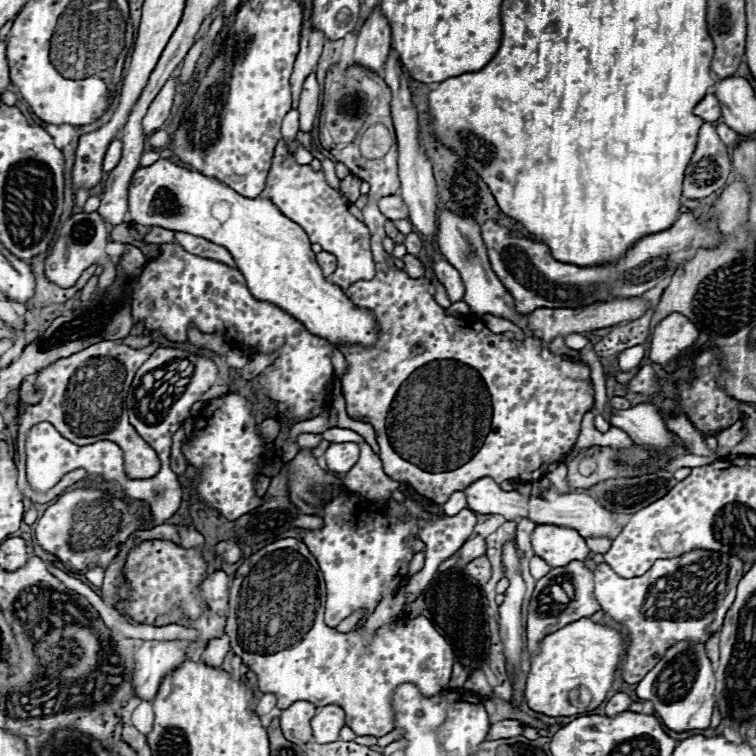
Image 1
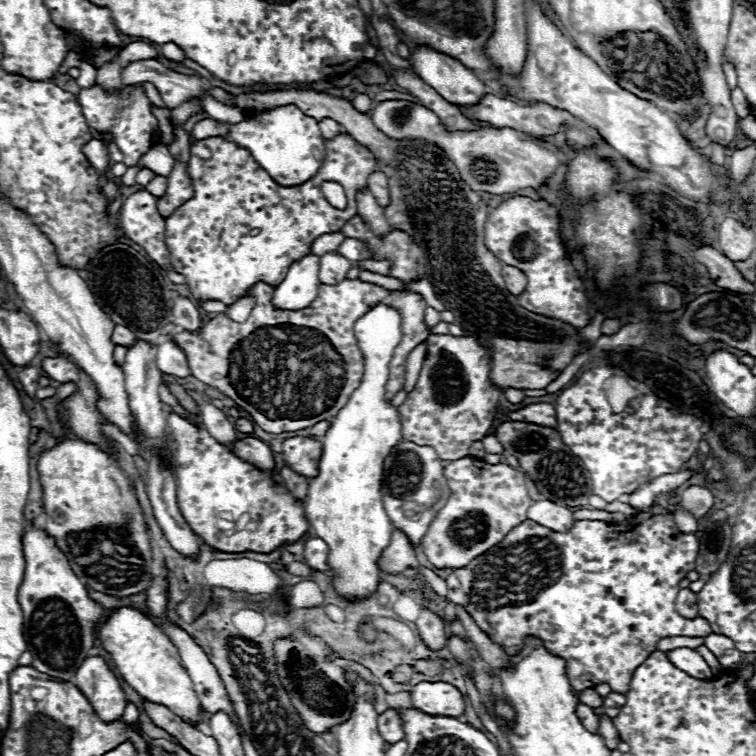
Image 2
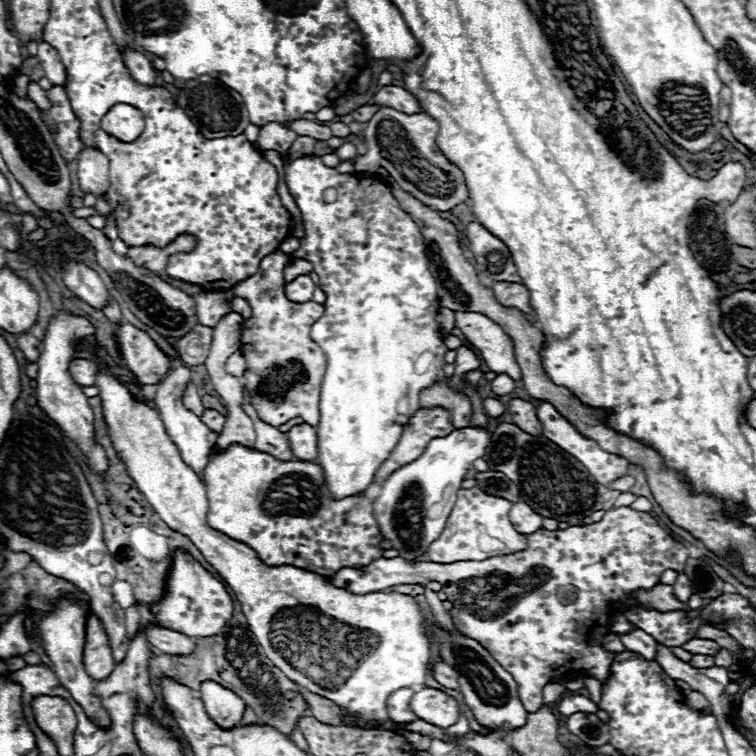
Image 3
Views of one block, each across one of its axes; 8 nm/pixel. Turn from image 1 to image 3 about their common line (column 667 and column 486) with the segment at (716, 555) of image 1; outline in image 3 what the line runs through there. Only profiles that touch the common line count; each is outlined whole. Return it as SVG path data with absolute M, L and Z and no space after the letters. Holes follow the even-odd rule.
M620 506L616 510L610 510L596 524L568 526L554 532L548 532L544 528L536 530L534 534L528 534L528 548L516 554L454 564L408 562L400 556L378 558L370 566L362 566L358 570L340 570L334 578L330 578L330 582L354 594L380 592L396 584L440 582L444 586L444 592L448 594L448 600L454 604L452 620L456 628L464 636L480 642L490 652L490 656L514 676L522 704L528 712L534 712L538 710L538 706L542 706L542 688L548 682L566 680L576 674L592 674L598 680L604 680L610 674L614 654L604 652L600 640L610 632L612 602L618 602L622 608L638 606L636 602L626 600L628 592L660 584L660 576L664 570L672 568L676 572L684 572L686 560L686 548L674 542L650 514Z

